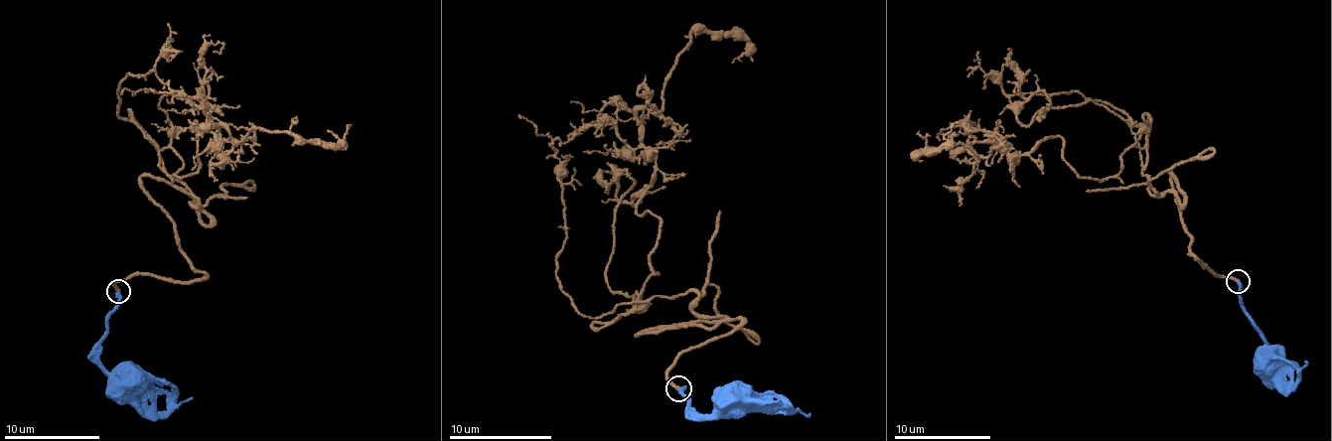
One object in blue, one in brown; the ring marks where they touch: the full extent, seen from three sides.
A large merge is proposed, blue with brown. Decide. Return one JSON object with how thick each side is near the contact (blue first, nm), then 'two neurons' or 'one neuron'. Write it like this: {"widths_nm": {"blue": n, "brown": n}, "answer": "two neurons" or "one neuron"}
{"widths_nm": {"blue": 280, "brown": 240}, "answer": "one neuron"}

